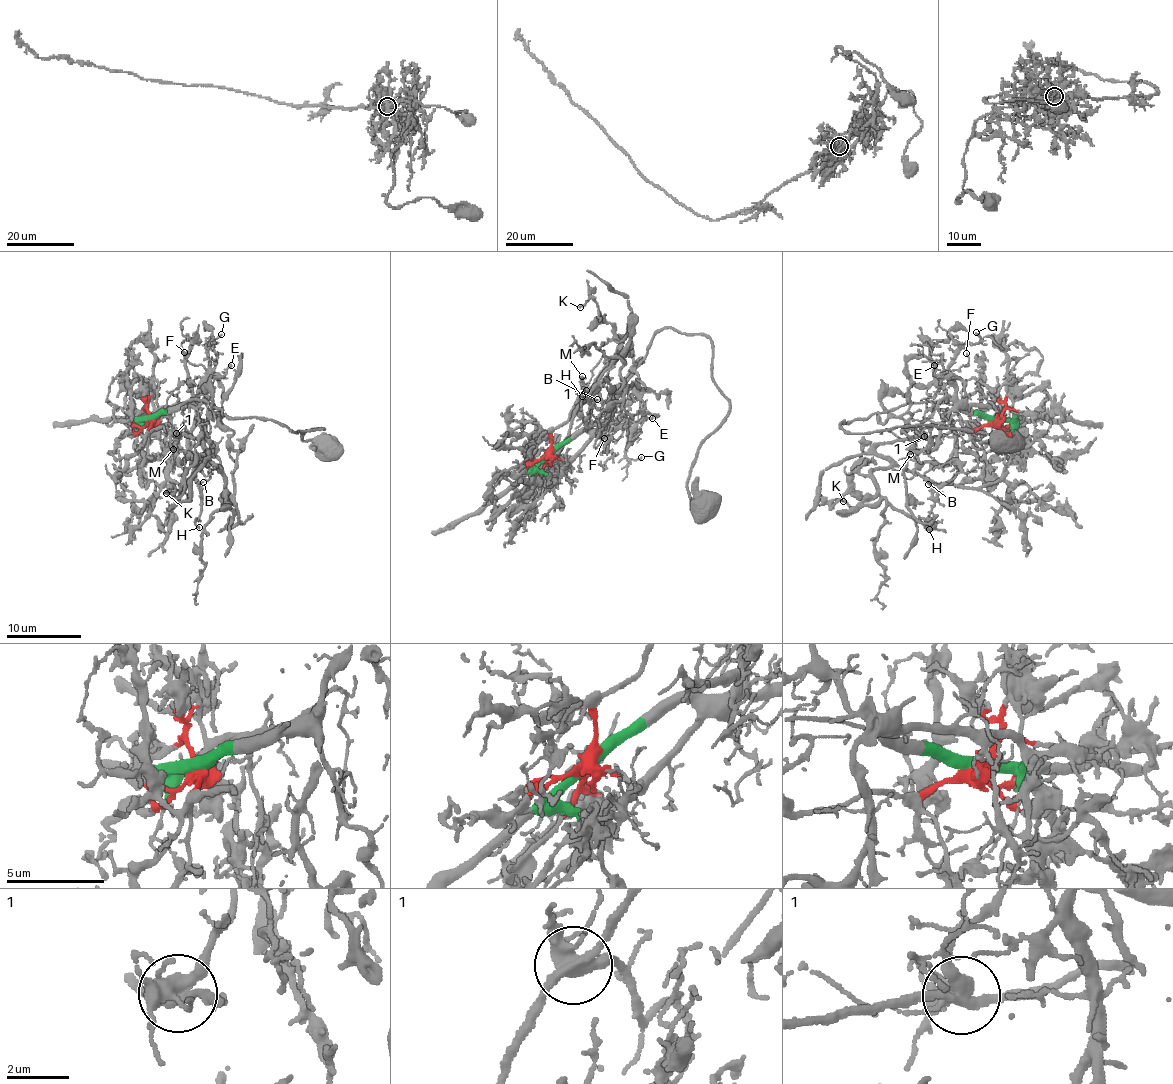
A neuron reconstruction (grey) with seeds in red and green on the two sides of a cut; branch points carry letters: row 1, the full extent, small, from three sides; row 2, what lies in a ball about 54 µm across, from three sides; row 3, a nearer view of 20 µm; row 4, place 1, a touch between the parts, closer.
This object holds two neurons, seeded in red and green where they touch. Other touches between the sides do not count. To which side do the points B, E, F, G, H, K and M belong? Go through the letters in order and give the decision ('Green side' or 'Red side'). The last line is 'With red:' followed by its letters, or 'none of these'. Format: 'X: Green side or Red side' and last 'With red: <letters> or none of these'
B: Green side
E: Green side
F: Green side
G: Green side
H: Green side
K: Red side
M: Green side
With red: K

